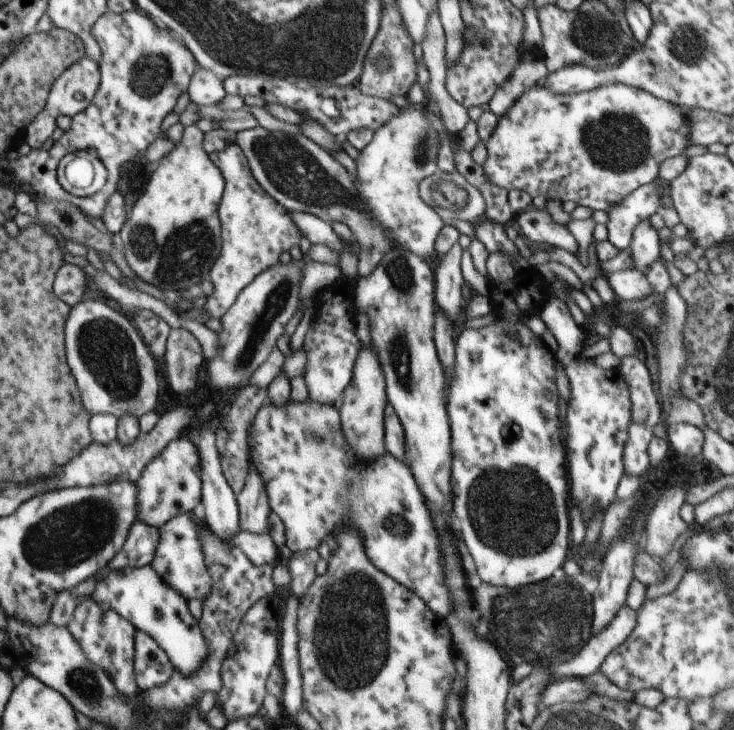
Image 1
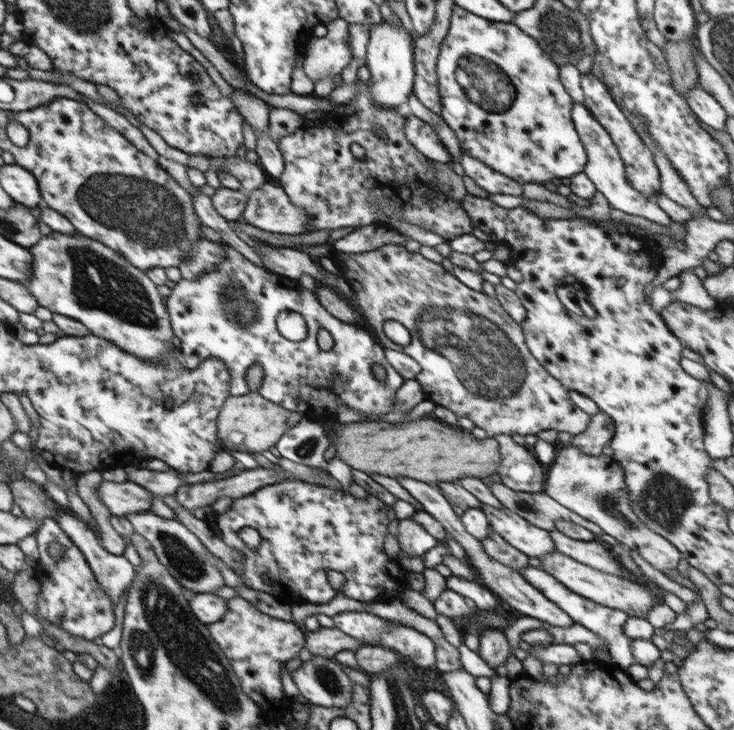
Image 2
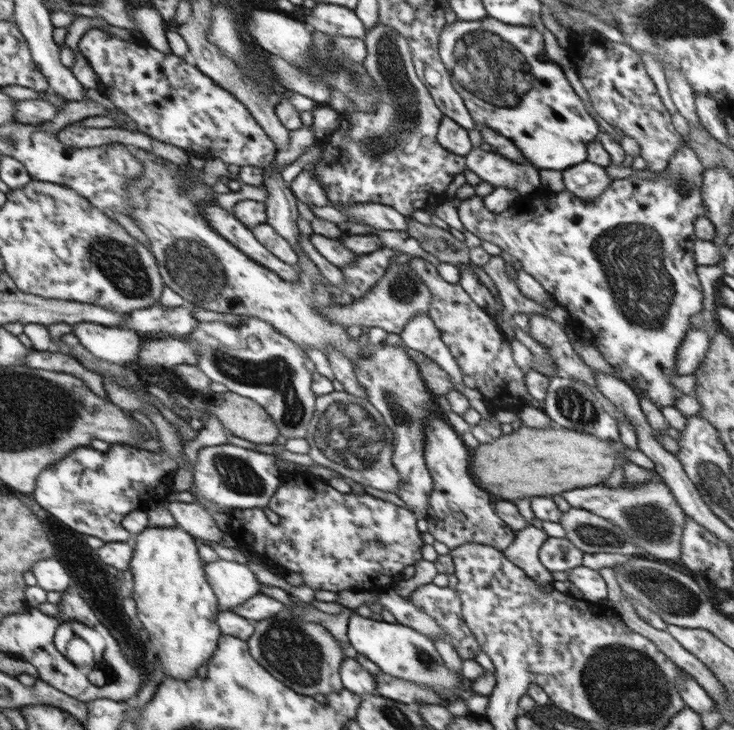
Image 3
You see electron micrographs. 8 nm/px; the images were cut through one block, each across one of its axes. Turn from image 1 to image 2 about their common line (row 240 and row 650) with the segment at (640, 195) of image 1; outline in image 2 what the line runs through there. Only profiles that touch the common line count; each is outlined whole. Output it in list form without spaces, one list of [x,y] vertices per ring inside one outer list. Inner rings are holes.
[[[526,565],[521,568],[523,577],[549,601],[555,602],[566,614],[569,614],[576,623],[581,624],[584,628],[592,630],[606,640],[609,646],[609,654],[614,665],[617,665],[622,670],[627,670],[630,665],[635,662],[635,658],[631,653],[630,641],[623,633],[624,625],[628,620],[629,614],[620,609],[613,609],[606,605],[598,604],[597,602],[588,600],[569,588],[566,588],[557,578],[548,574],[544,569],[534,568],[534,566]]]

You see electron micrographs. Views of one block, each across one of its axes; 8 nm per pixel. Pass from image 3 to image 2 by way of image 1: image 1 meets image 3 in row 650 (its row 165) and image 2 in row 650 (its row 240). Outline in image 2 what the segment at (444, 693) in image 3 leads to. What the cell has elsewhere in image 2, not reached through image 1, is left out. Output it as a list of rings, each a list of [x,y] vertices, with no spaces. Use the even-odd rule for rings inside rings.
[[[344,611],[333,616],[334,626],[344,634],[363,640],[368,645],[380,645],[413,660],[413,667],[434,668],[436,662],[436,646],[422,632],[406,625],[387,624],[384,619],[367,612]],[[376,642],[376,644],[374,644]]]

